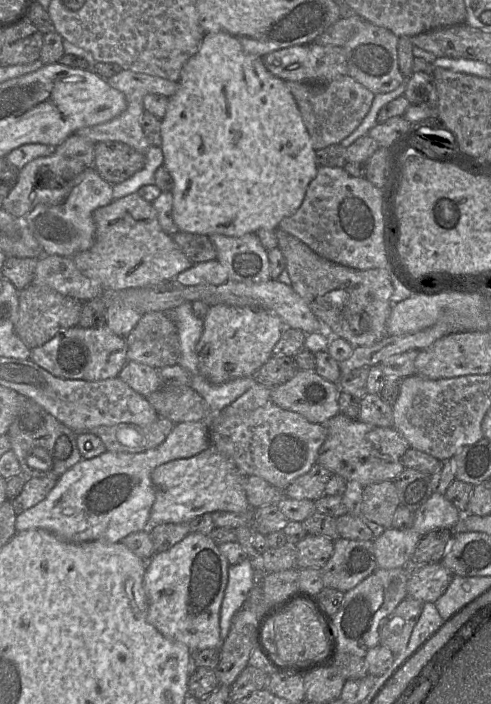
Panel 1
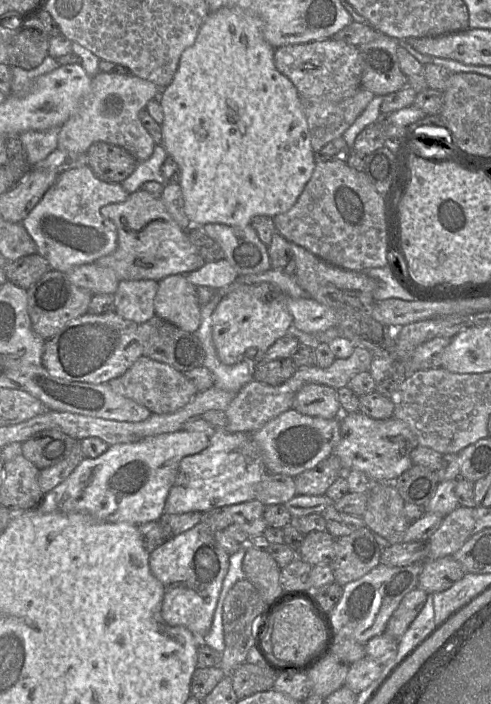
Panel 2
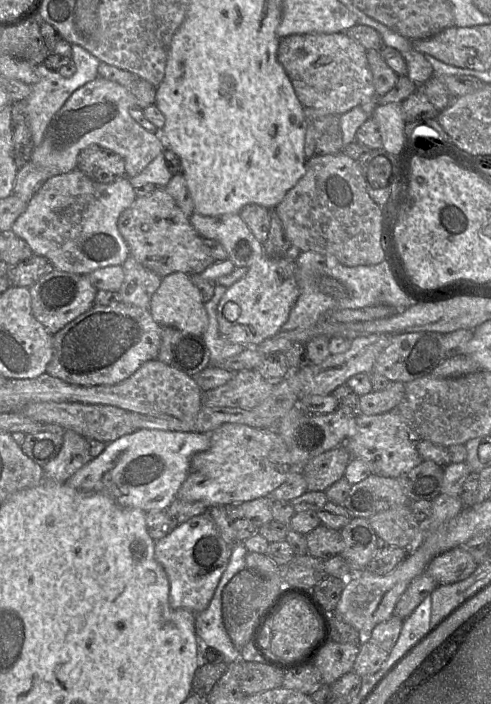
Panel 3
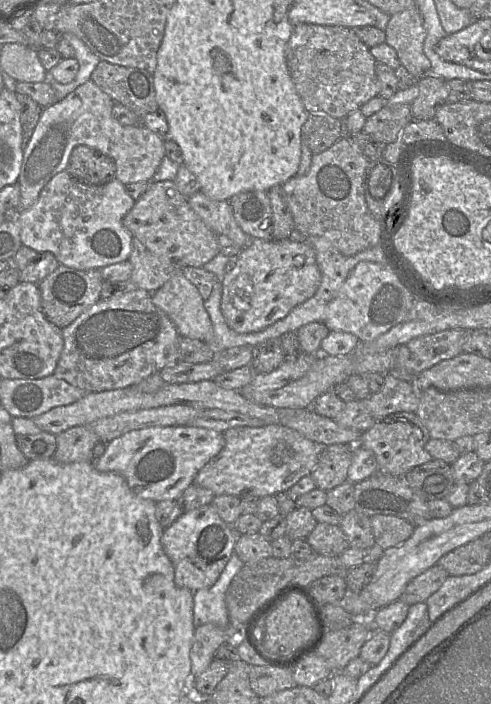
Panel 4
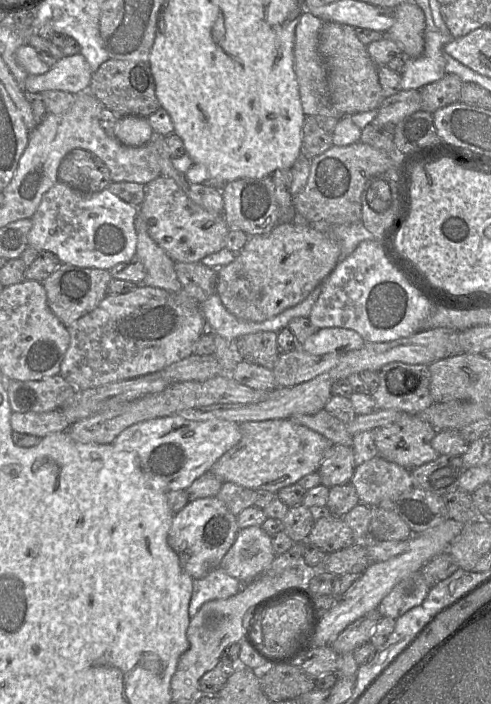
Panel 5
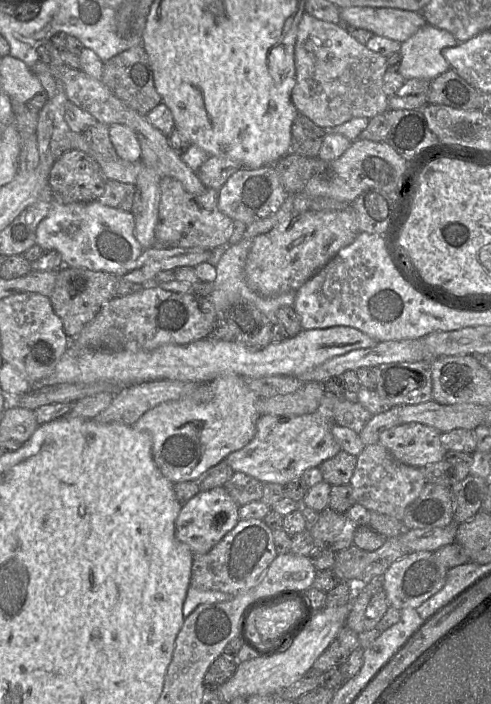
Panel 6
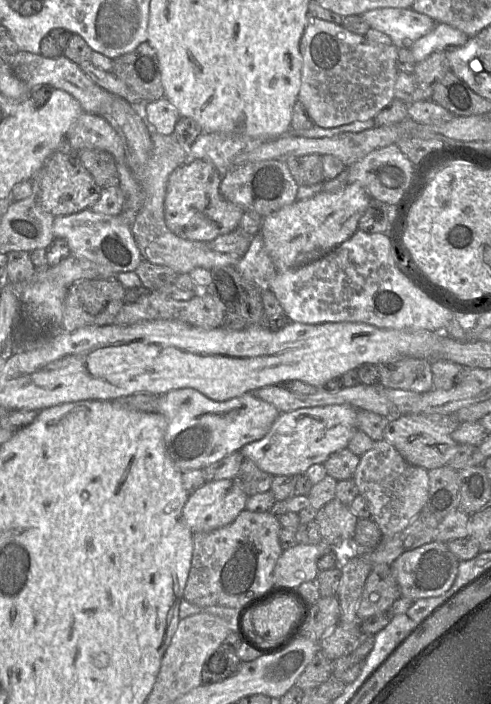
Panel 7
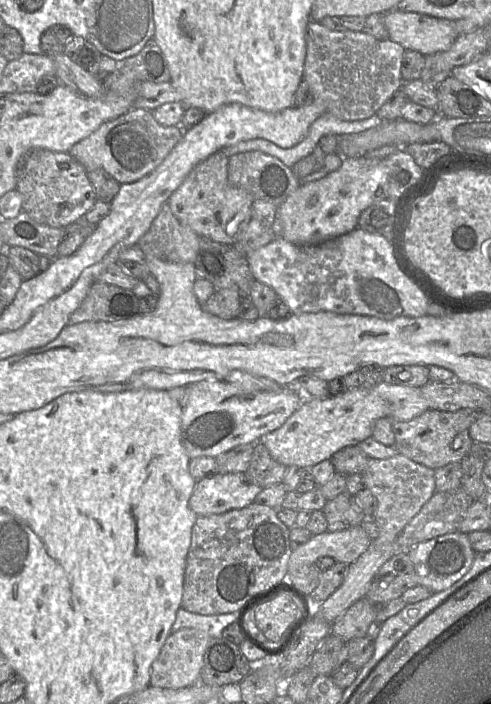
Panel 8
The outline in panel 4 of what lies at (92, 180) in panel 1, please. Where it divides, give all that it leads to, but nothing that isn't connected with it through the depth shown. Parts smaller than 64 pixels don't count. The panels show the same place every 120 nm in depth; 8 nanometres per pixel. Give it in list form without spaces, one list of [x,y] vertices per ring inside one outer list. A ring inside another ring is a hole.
[[[68,172],[55,175],[41,190],[36,202],[19,213],[14,220],[20,228],[22,245],[37,253],[51,253],[60,265],[76,270],[102,269],[127,261],[132,251],[133,237],[123,225],[123,218],[135,204],[125,190],[125,185],[114,179],[102,186],[83,184],[72,178]]]

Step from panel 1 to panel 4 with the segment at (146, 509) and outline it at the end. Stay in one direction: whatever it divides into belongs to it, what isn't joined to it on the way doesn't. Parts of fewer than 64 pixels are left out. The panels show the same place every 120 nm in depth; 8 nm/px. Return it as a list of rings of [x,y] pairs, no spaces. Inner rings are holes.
[[[192,425],[148,427],[127,432],[107,443],[102,456],[93,459],[93,465],[100,472],[121,475],[139,497],[158,503],[163,500],[177,500],[184,490],[194,483],[200,469],[216,456],[224,445],[224,434],[208,428]]]

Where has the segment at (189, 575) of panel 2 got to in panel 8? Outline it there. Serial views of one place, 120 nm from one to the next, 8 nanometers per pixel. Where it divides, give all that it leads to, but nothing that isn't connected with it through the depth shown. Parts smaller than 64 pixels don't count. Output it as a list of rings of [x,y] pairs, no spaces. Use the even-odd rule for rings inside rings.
[[[215,473],[196,482],[189,499],[189,507],[198,516],[222,514],[252,504],[261,490],[260,486],[250,483],[244,473]]]

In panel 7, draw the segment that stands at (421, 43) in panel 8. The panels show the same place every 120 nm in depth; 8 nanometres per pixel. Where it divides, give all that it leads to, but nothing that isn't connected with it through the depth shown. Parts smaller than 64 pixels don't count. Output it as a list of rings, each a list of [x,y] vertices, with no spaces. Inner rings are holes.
[[[377,8],[361,16],[370,28],[388,35],[397,48],[410,49],[418,39],[430,33],[437,25],[429,16],[411,8]]]

